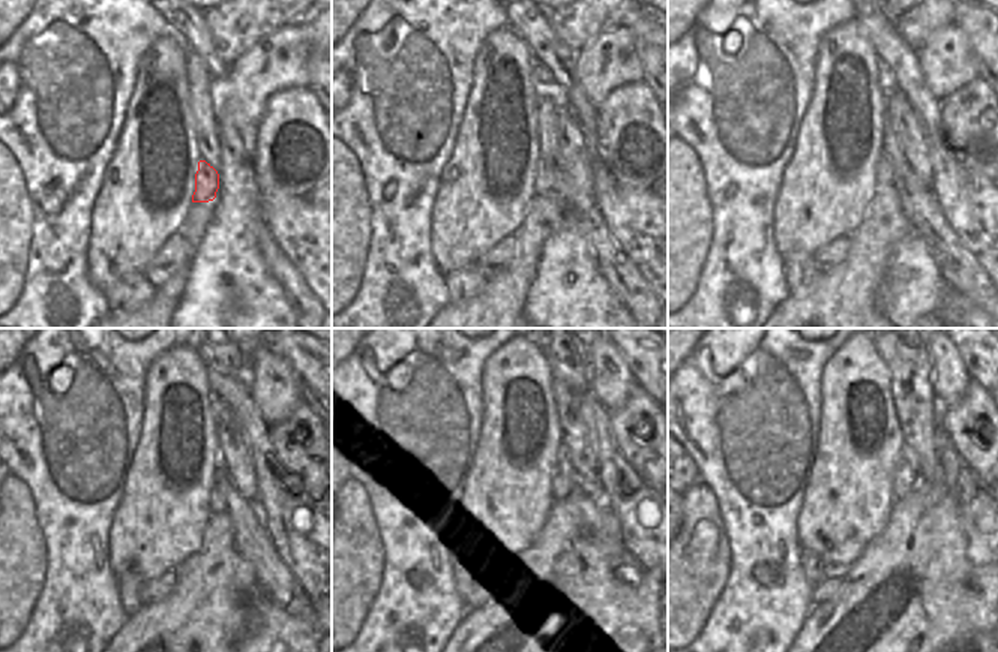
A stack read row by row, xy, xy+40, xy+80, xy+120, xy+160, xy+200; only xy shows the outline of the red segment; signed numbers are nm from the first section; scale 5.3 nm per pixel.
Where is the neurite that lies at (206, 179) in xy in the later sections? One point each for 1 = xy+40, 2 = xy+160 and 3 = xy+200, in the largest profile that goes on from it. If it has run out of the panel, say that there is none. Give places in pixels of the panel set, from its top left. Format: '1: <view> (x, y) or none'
1: xy+40 (544, 176)
2: xy+160 (563, 481)
3: xy+200 (907, 469)

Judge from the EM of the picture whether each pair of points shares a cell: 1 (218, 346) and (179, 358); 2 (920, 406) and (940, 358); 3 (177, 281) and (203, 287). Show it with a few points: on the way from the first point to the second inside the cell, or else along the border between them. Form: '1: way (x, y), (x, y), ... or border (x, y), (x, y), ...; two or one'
1: border (201, 357), (209, 367); two
2: border (923, 343), (932, 369), (932, 391), (938, 400); two
3: border (188, 263), (186, 284), (180, 302), (173, 312); two

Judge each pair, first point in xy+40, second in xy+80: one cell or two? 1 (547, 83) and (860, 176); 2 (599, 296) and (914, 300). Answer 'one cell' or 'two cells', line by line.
1: two cells
2: one cell

